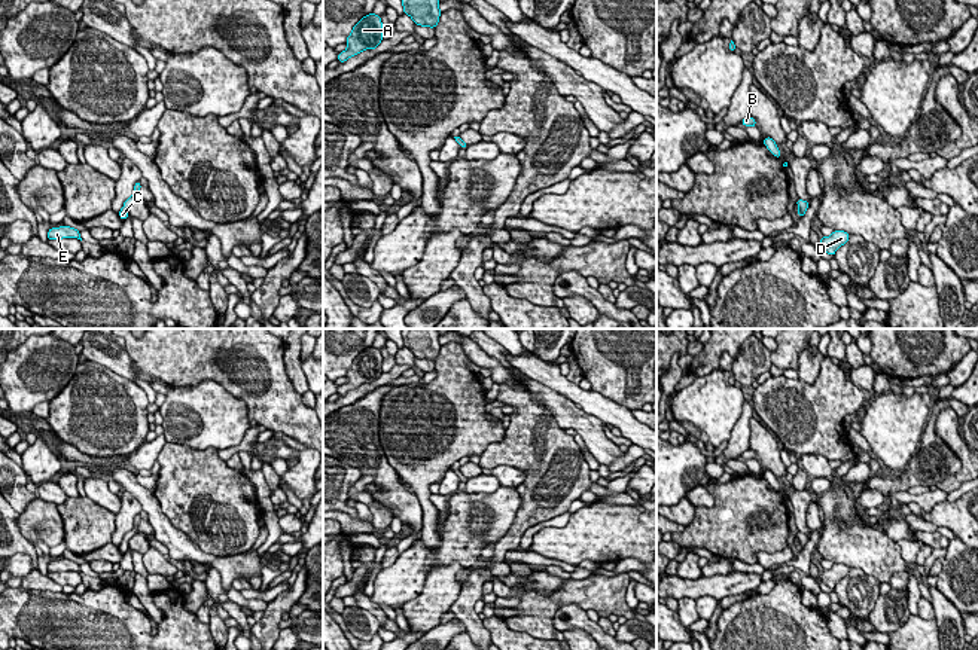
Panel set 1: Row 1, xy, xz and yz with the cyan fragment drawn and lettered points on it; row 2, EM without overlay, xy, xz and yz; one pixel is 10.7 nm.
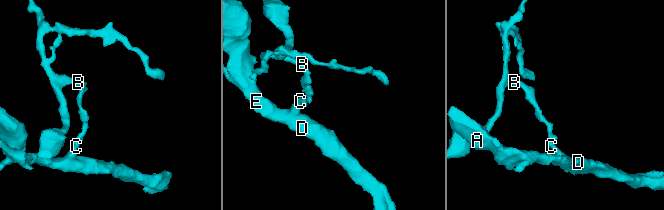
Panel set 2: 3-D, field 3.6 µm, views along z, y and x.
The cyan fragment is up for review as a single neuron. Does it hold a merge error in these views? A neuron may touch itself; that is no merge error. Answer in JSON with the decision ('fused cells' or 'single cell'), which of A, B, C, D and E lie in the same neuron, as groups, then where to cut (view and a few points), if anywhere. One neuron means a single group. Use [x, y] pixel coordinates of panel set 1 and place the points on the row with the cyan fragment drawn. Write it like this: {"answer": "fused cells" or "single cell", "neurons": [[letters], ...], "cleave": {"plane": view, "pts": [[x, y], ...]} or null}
{"answer": "fused cells", "neurons": [["A", "C", "D", "E"], ["B"]], "cleave": {"plane": "yz", "pts": [[798, 206], [806, 208]]}}

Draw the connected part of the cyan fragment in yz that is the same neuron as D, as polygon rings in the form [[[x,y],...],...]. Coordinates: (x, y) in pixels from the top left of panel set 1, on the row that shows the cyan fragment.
[[[834,231],[831,236],[823,236],[819,245],[831,256],[835,256],[835,250],[844,245],[850,238],[850,234],[844,231]]]

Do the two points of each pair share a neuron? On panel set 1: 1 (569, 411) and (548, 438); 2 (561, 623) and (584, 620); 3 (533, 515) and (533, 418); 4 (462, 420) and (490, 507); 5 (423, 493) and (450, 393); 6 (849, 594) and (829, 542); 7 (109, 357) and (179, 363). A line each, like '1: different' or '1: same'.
1: different
2: same
3: same
4: different
5: same
6: different
7: different

